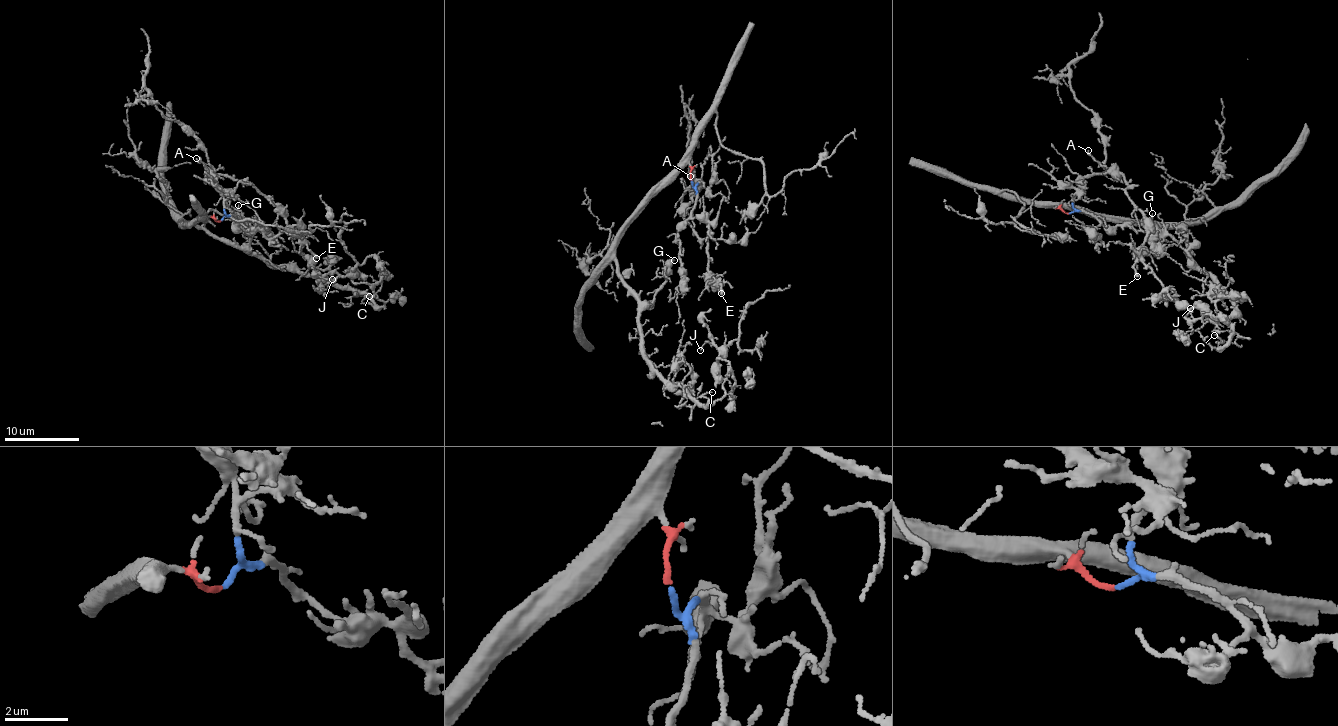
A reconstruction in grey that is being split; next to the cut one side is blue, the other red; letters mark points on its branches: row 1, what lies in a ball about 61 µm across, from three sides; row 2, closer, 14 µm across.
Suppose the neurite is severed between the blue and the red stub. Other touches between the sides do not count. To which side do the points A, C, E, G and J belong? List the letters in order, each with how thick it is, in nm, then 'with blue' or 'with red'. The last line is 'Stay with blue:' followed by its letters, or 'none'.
A: 130 nm | with blue
C: 120 nm | with red
E: 260 nm | with blue
G: 170 nm | with red
J: 110 nm | with red
Stay with blue: A, E

